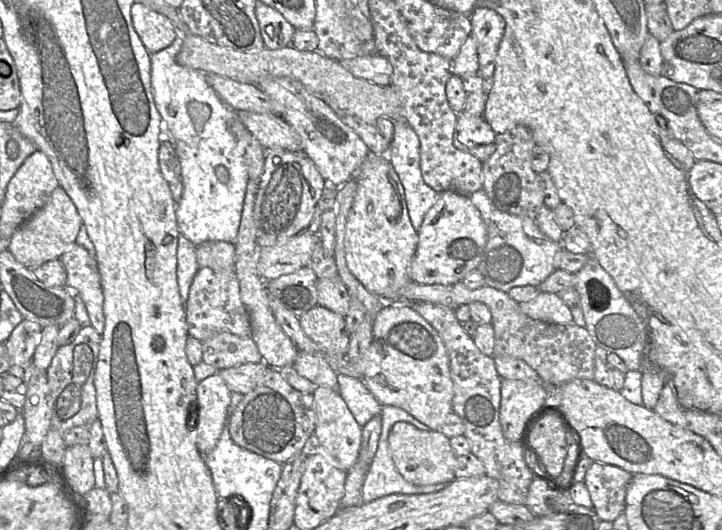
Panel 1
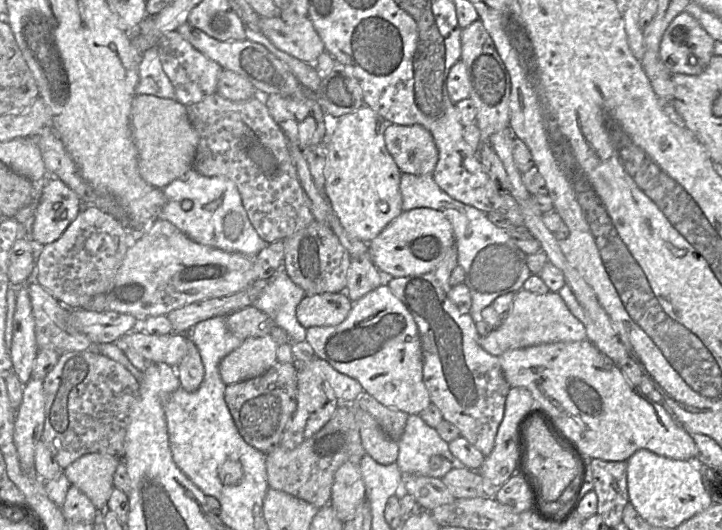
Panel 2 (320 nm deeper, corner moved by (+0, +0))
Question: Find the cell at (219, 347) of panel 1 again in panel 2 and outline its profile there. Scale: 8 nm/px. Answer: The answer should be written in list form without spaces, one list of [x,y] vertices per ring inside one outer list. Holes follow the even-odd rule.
[[[252,305],[226,316],[228,330],[242,341],[250,337],[264,337],[270,334],[274,325],[269,315]]]

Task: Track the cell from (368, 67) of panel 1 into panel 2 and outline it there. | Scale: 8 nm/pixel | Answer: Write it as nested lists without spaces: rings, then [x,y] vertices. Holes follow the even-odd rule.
[[[261,17],[259,20],[259,27],[262,34],[277,49],[308,64],[314,64],[319,55],[325,51],[324,44],[308,17],[302,18],[295,24],[286,24],[280,17]]]

